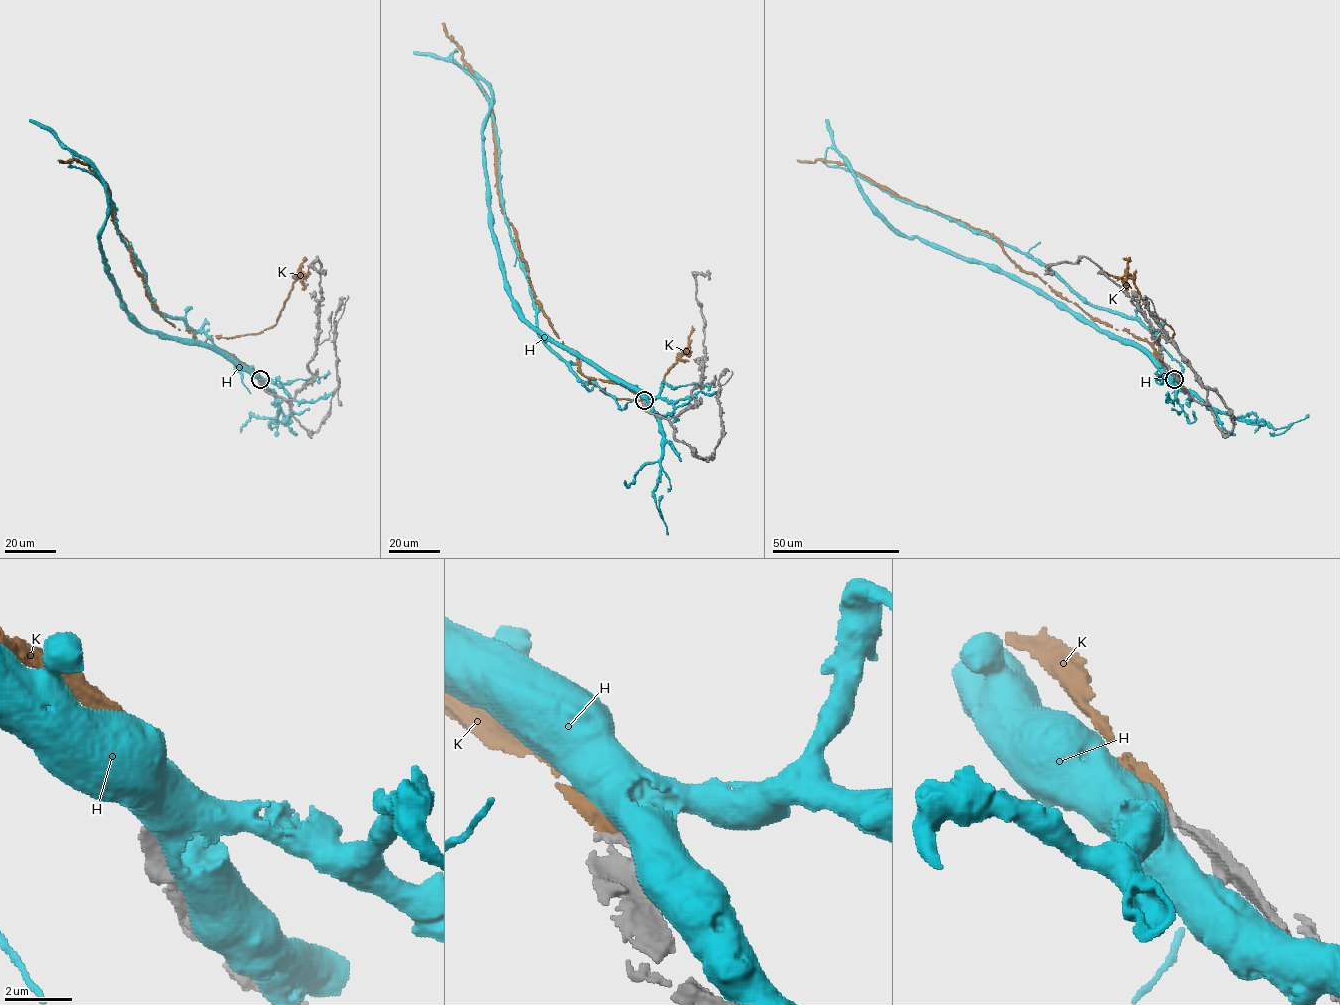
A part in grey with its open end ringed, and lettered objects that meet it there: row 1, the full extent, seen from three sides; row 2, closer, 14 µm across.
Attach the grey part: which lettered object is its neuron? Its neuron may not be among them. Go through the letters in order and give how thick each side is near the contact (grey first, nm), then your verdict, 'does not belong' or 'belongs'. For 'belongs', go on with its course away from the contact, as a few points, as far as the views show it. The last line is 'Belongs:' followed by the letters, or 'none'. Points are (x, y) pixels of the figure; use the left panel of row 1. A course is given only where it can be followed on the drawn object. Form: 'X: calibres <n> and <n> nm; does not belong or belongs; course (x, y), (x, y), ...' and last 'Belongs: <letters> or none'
H: calibres 420 and 900 nm; does not belong
K: calibres 420 and 550 nm; belongs; course (260, 379), (157, 311), (131, 260), (130, 246), (116, 228), (107, 186), (87, 165), (58, 159)
Belongs: K

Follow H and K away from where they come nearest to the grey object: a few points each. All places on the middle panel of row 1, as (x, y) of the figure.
H: (644, 400), (548, 338)
K: (644, 400), (623, 386), (585, 376), (580, 360), (535, 301), (519, 242), (501, 204), (491, 104), (442, 22)

